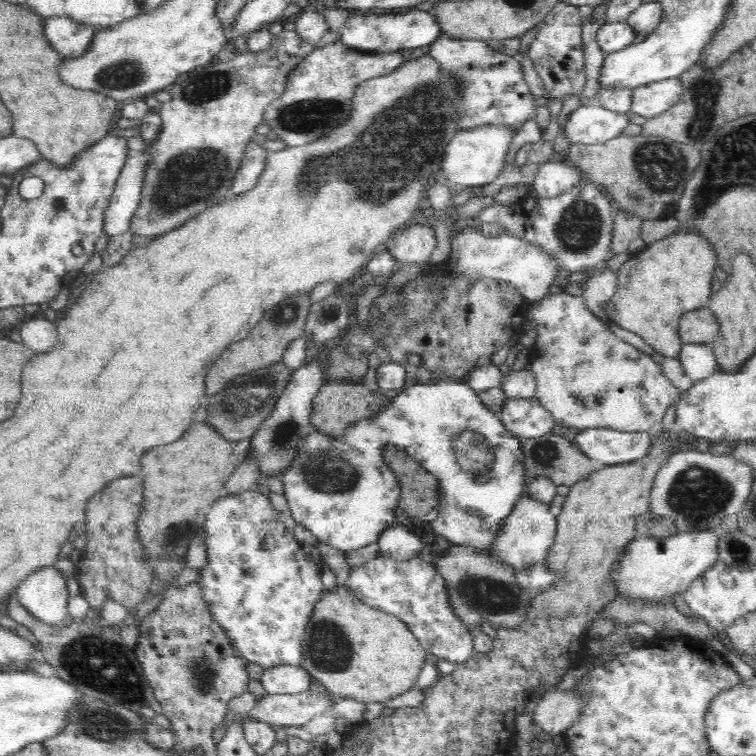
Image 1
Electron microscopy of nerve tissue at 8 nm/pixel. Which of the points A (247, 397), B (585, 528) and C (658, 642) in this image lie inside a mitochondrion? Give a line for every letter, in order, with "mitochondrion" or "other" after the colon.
A: mitochondrion
B: other
C: other

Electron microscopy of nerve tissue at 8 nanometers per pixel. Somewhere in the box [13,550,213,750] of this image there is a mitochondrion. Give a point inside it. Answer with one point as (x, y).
(94, 661)

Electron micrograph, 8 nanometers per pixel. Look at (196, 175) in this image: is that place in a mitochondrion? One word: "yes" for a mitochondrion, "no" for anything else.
yes

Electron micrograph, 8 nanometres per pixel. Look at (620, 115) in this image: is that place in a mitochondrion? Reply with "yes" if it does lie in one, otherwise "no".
no

